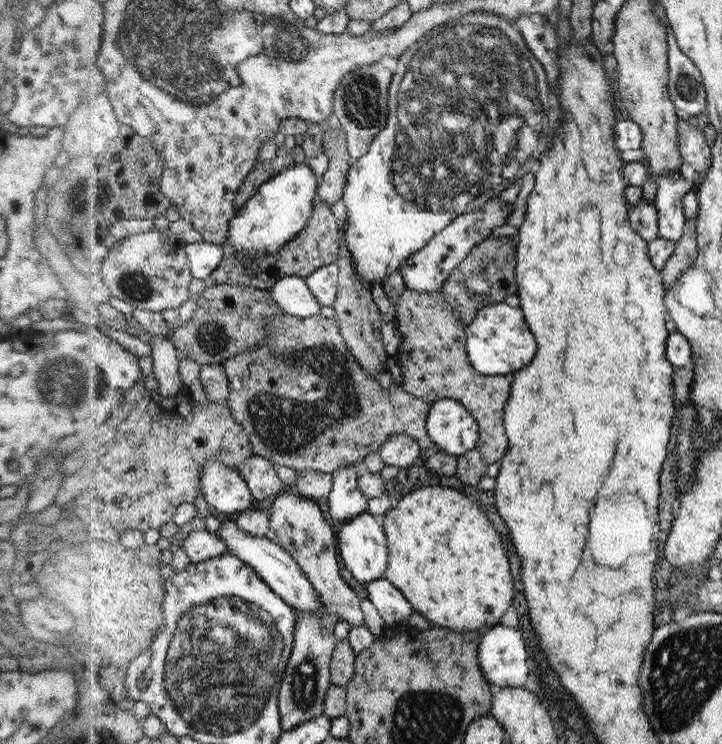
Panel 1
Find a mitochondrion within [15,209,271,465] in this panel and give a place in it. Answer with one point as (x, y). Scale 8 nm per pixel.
(42, 399)

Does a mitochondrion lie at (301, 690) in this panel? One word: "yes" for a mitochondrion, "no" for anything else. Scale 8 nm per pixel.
yes

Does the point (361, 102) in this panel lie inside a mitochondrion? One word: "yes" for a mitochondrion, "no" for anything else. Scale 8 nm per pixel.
yes

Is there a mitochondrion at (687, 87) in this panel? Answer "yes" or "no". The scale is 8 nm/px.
yes

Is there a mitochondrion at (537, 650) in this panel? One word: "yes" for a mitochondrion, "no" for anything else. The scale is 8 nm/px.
no

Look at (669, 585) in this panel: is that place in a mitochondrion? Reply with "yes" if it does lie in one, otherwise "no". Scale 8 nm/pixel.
no

